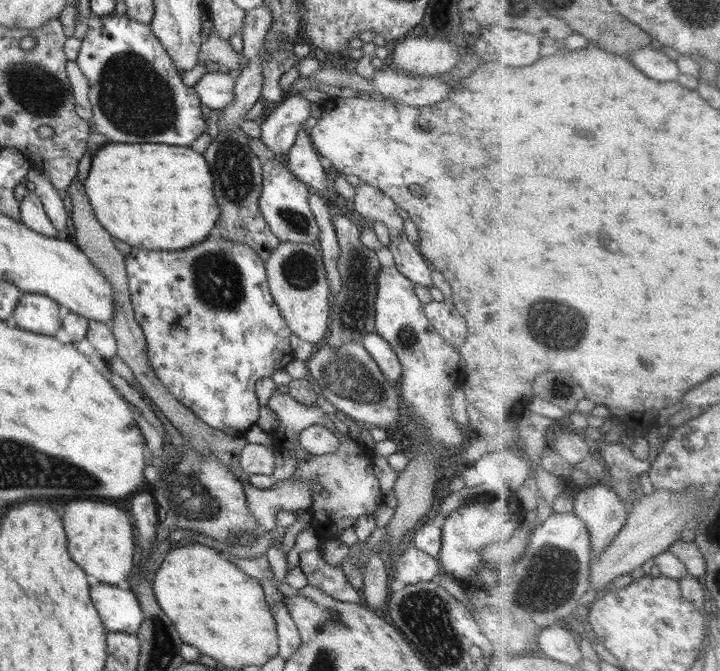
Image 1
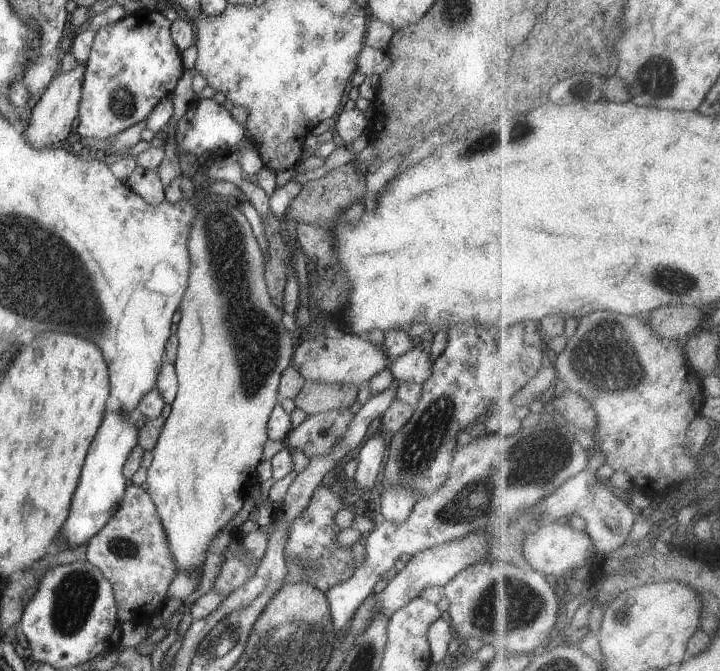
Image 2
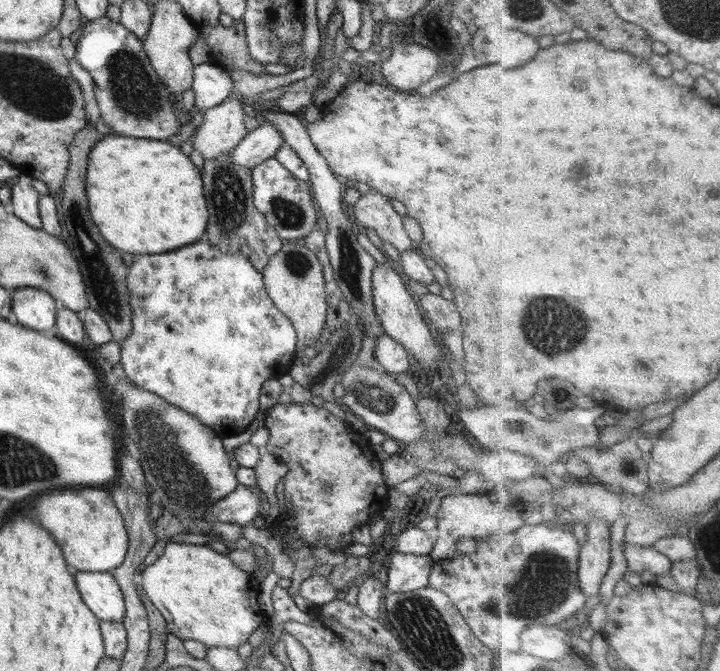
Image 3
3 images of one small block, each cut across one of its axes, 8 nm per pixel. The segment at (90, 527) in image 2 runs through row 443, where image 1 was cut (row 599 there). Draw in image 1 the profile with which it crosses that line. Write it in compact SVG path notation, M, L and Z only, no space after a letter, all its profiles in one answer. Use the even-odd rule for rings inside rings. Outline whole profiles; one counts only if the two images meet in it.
M92 581L90 596L104 629L111 632L139 634L145 614L137 595L131 590Z

